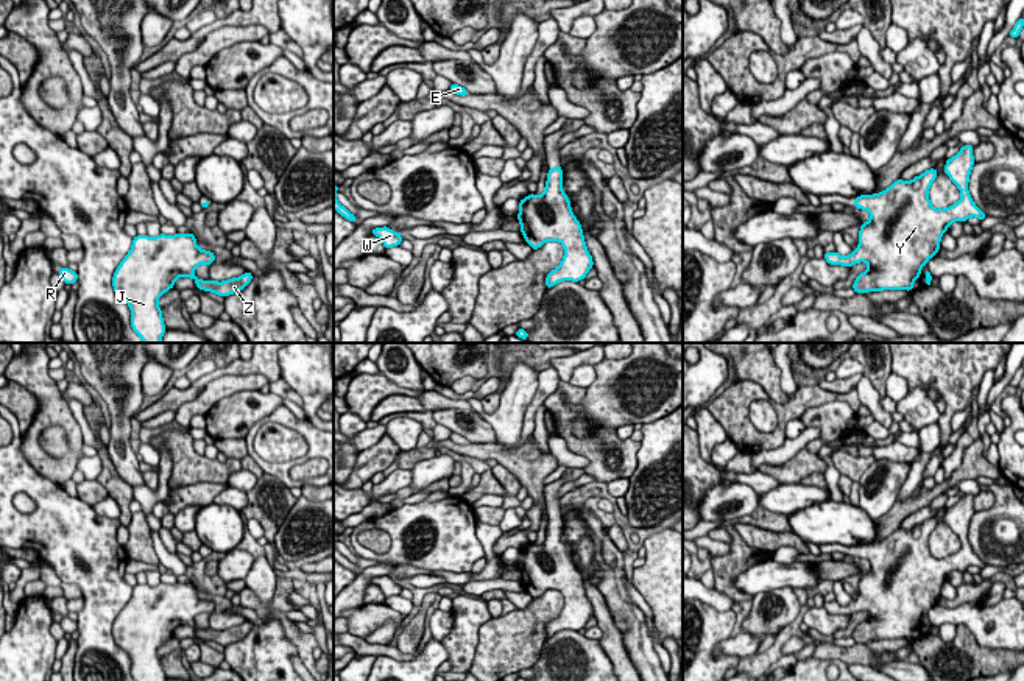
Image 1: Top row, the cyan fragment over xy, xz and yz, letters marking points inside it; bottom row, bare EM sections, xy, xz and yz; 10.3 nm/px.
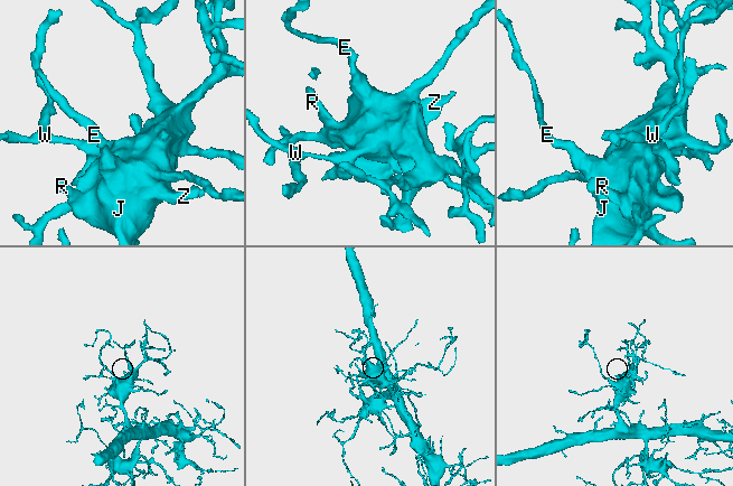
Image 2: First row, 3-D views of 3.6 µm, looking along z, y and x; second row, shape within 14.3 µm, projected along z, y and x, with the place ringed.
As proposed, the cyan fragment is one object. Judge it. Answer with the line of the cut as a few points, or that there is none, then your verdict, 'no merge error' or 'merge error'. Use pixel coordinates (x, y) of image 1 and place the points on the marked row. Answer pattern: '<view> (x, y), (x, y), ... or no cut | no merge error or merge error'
no cut | no merge error

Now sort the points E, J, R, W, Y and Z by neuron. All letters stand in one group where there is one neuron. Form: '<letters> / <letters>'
E J R W Y Z

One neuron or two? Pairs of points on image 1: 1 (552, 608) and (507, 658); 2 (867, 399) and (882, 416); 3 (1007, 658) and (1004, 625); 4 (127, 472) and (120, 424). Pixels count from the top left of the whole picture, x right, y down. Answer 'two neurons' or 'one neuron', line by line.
1: one neuron
2: one neuron
3: two neurons
4: one neuron

